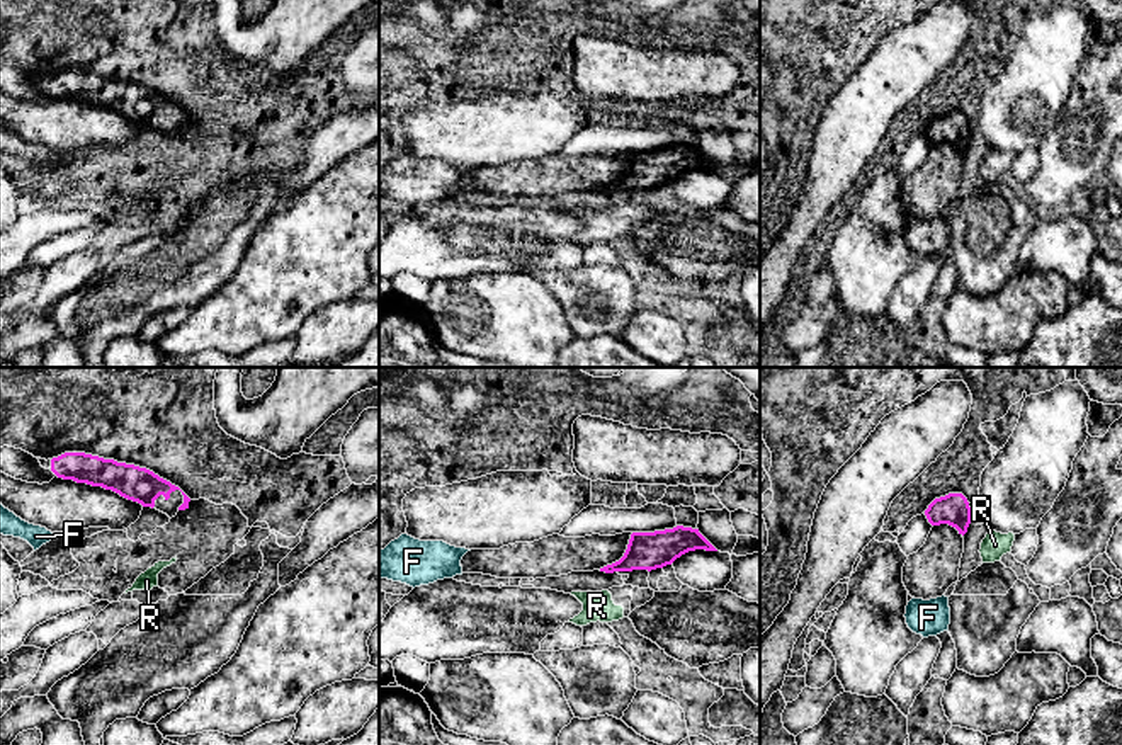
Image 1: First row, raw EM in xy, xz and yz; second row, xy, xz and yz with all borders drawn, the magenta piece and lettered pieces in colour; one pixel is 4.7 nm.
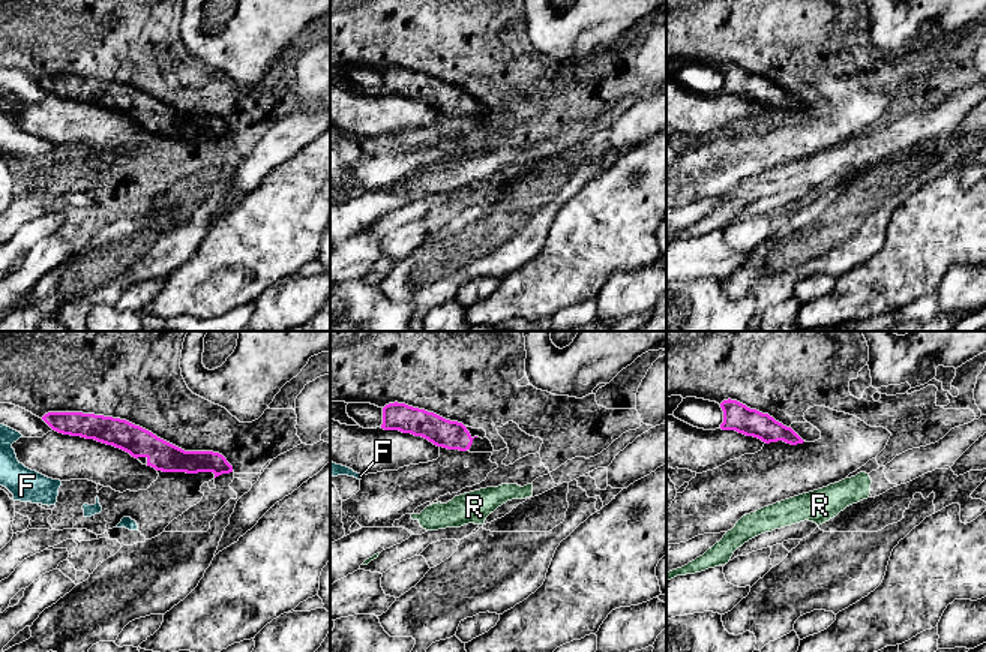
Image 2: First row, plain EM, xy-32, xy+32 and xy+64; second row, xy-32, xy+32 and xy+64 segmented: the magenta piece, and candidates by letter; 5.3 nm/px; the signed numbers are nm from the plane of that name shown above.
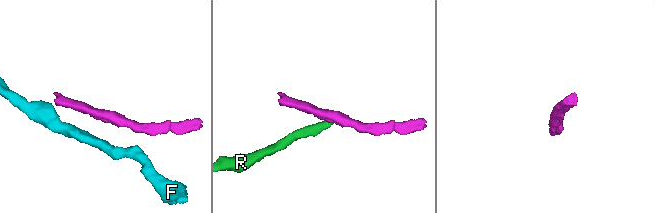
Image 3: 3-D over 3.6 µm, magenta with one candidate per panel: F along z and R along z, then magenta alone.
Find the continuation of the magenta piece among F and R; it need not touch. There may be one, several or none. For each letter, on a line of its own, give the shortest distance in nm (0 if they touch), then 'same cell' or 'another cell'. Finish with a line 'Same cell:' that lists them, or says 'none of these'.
F: gap 240 nm; another cell
R: gap 90 nm; another cell
Same cell: none of these

